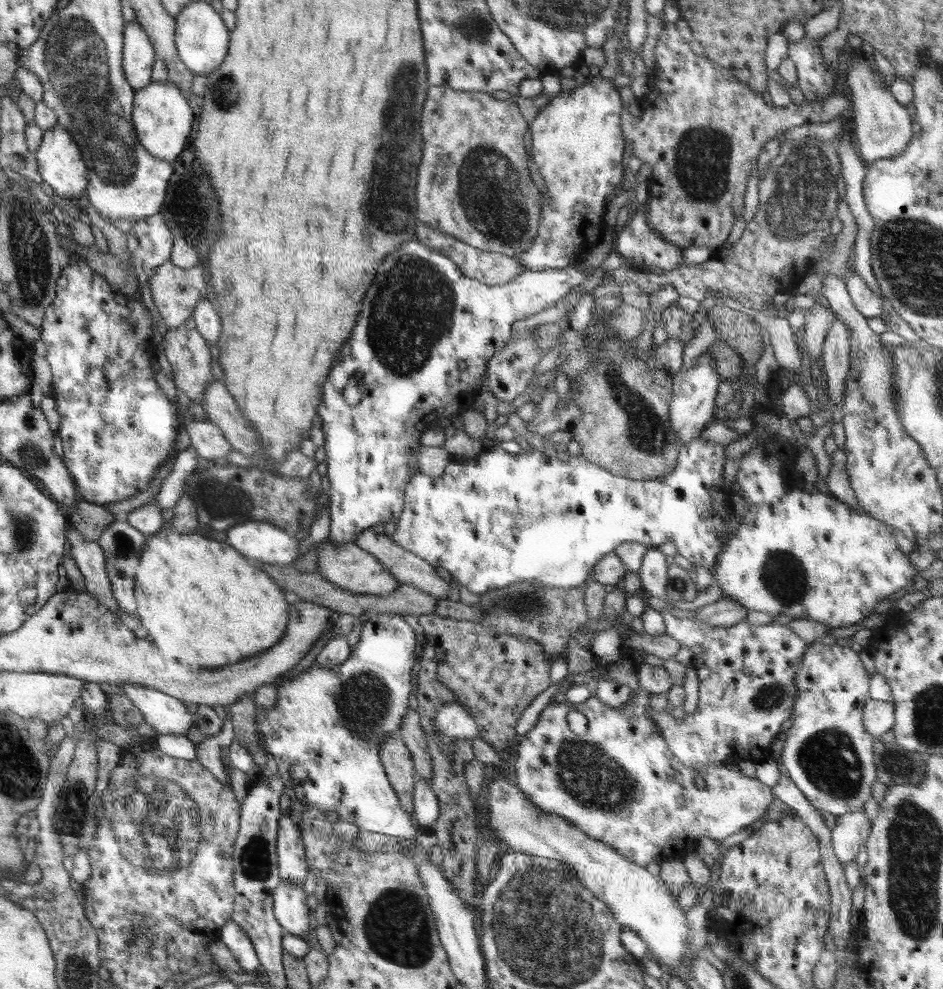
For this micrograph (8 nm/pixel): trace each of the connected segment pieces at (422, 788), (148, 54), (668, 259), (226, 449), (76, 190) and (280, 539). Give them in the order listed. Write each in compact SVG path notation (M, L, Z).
M416 777L413 784L413 818L422 829L430 830L439 817L439 798L424 778Z
M130 21L124 30L123 67L126 79L136 91L153 82L156 60L156 48L150 36L138 21Z
M647 182L635 186L637 212L624 229L620 230L620 251L624 261L642 268L658 267L671 271L682 264L683 250L663 240L651 229L644 208L649 199Z
M204 419L204 421L186 421L184 425L188 430L191 445L199 456L218 463L226 462L233 448L217 424Z
M60 124L43 134L41 145L35 153L43 180L56 194L70 200L78 200L80 192L88 184L86 164L80 154L68 130Z
M248 521L226 531L226 543L253 563L279 565L300 556L299 540L284 528L266 521Z

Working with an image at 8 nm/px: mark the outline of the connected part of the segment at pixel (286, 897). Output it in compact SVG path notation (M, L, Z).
M281 882L276 888L273 908L285 934L301 936L310 928L306 894L300 884Z

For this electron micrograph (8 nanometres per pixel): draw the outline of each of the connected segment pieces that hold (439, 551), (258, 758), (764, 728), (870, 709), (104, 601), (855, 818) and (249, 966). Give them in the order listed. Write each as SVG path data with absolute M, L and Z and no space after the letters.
M699 436L691 440L688 444L681 445L679 448L678 460L675 469L666 476L648 478L646 480L630 480L629 477L615 475L606 470L603 466L594 464L582 455L571 457L568 462L560 461L558 457L548 458L543 452L531 449L530 452L521 450L519 453L512 454L504 451L502 447L488 444L483 451L474 457L474 460L466 460L460 464L448 464L441 477L432 478L427 474L415 472L408 481L404 506L397 527L394 530L387 530L387 533L402 548L413 552L422 560L431 564L435 569L446 568L453 579L460 582L468 592L484 595L490 589L505 588L512 584L522 582L538 582L542 587L559 587L568 589L571 587L584 587L592 572L592 567L605 555L613 552L622 543L634 541L646 545L650 548L657 548L661 544L672 540L678 550L678 555L684 556L692 564L704 566L714 572L713 566L716 564L718 553L722 550L725 542L731 539L731 534L720 537L725 530L730 517L734 517L728 500L730 496L722 493L722 487L728 487L723 481L722 469L726 460L724 453L725 445L714 440L706 441Z
M253 694L241 696L230 705L230 718L232 719L235 738L248 750L260 770L266 768L267 751L262 750L256 740L256 712Z
M662 612L665 635L674 638L681 646L686 646L693 655L691 666L696 669L699 678L698 708L694 714L686 714L684 720L671 715L671 711L653 713L653 721L658 723L670 752L681 763L693 769L703 769L716 763L725 763L728 757L756 759L756 764L772 758L770 744L779 734L784 722L794 714L794 702L797 699L795 674L799 669L804 652L810 648L810 642L802 640L787 625L777 623L750 625L745 621L730 627L710 627L696 619L676 618L670 612Z
M874 700L865 702L862 726L872 736L879 737L894 727L895 704L892 701Z
M72 524L69 526L67 553L71 556L84 576L86 592L106 608L112 610L138 637L147 637L147 630L135 615L124 613L114 599L110 579L105 569L105 556L97 541L87 541Z
M865 811L837 817L836 825L831 830L831 841L835 856L843 870L859 854L870 833L871 820Z
M234 922L226 923L223 928L223 942L244 972L257 973L256 968L260 966L260 957L257 955L253 941L241 926Z

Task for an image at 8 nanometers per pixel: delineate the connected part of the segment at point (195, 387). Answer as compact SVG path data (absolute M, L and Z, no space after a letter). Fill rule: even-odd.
M186 325L170 329L163 336L165 342L165 352L172 368L172 377L178 390L182 390L188 398L195 403L202 403L205 388L213 380L211 372L210 349L206 345L205 338L196 329L190 329Z

